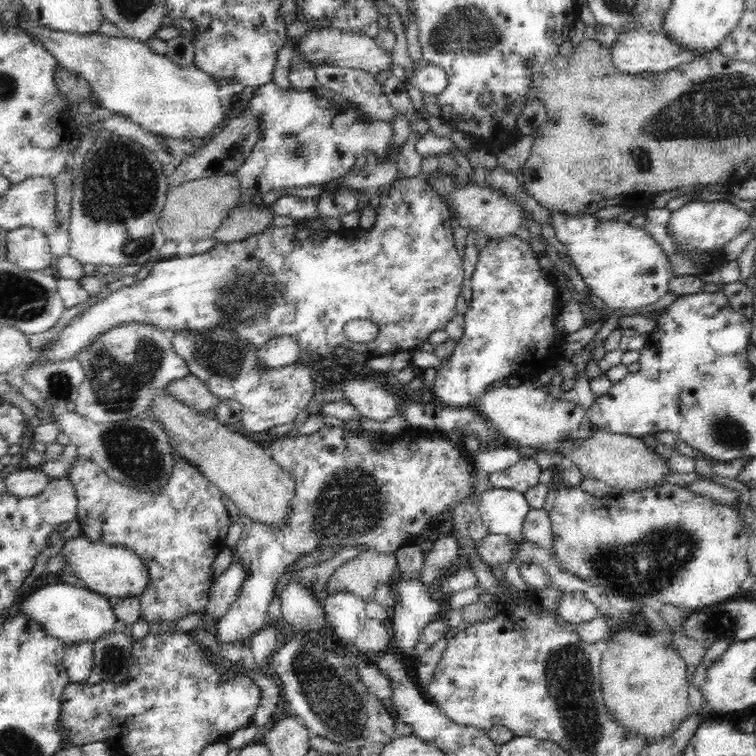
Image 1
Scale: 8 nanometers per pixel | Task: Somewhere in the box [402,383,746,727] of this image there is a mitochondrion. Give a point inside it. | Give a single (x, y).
(650, 565)

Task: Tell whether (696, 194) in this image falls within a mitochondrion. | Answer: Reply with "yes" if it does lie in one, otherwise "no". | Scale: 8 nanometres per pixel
no

